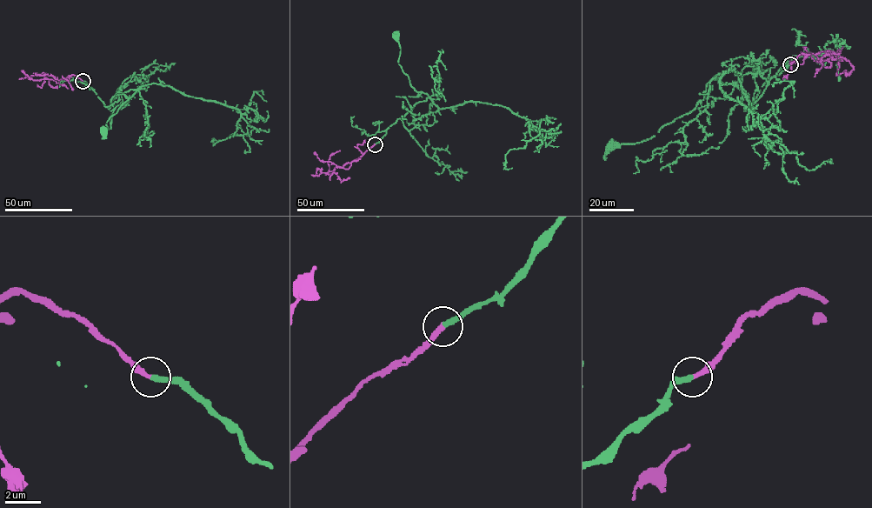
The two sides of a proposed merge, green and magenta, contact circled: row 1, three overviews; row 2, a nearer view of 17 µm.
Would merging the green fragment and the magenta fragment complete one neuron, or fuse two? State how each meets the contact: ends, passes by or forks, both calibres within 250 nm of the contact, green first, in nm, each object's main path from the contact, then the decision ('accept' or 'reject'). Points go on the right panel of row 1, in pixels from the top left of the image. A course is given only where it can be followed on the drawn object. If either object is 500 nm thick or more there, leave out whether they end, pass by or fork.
green ends there; magenta ends there; 280 nm thick on the green side, 280 nm on the other; green runs (790, 63), (767, 78), (748, 110), (748, 96), (735, 83), (713, 78), (693, 110), (655, 135), (610, 146); magenta runs (790, 63), (803, 54), (820, 62), (828, 55), (827, 50), (835, 53), (802, 52); accept

